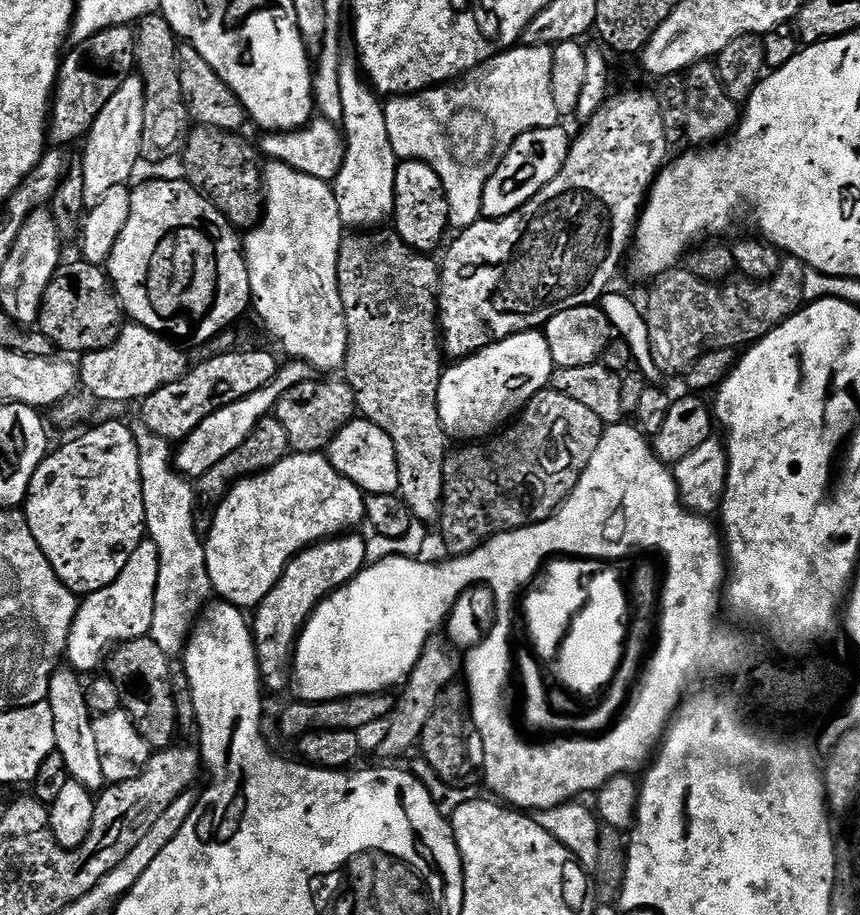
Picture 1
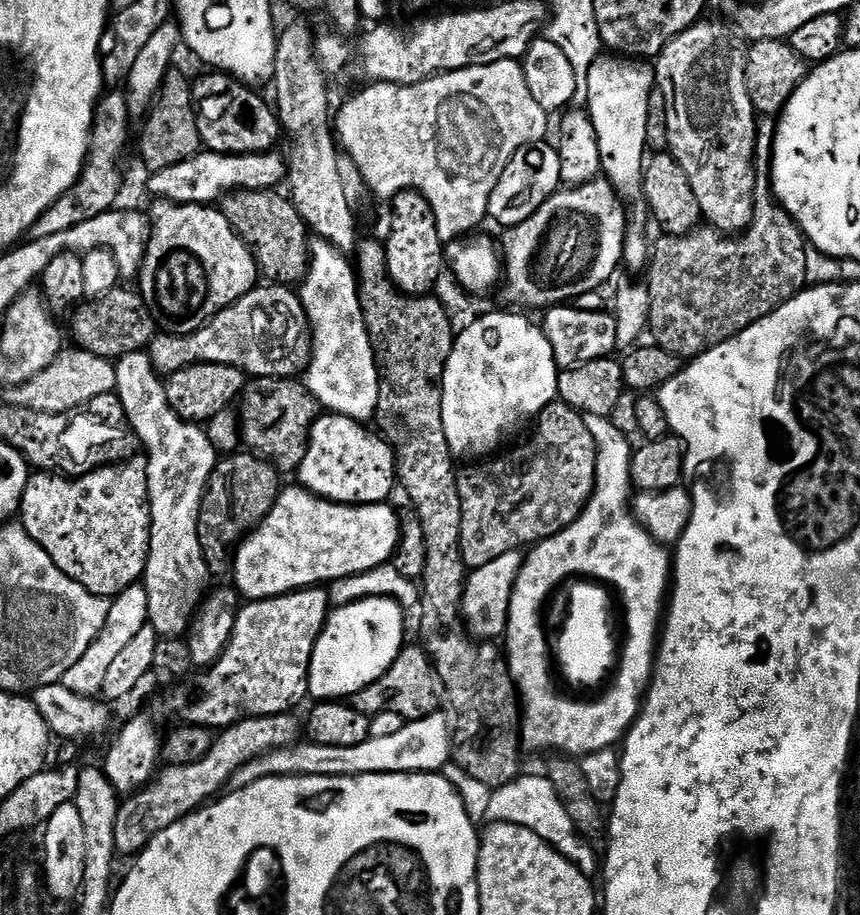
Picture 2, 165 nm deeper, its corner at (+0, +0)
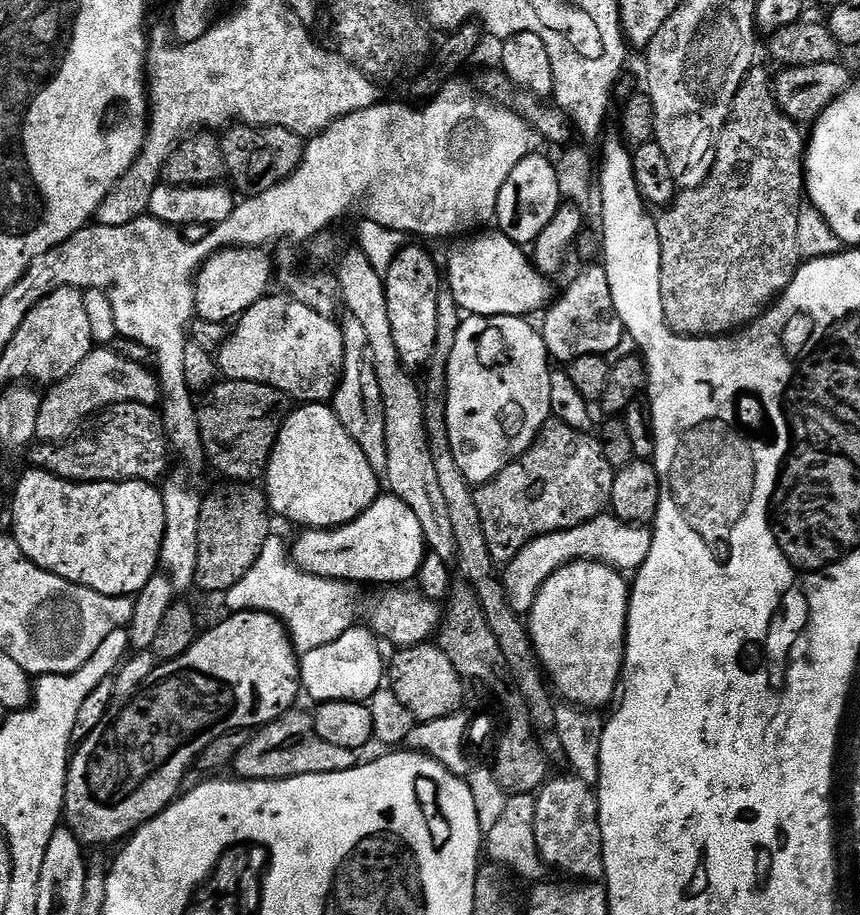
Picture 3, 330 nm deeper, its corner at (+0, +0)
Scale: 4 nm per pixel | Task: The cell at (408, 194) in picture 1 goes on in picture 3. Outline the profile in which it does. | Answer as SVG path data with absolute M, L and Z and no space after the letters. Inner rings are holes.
M410 244L400 248L387 275L383 277L384 289L386 290L386 306L390 306L390 326L394 330L394 344L398 346L398 358L409 370L417 370L416 368L424 370L432 360L438 338L438 318L442 315L442 308L440 308L442 272L441 269L440 272L436 269L436 260L426 249Z

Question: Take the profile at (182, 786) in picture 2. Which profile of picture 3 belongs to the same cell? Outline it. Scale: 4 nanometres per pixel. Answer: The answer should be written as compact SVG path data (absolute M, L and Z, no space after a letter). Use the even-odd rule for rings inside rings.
M293 710L285 712L274 722L263 725L243 746L235 763L235 775L242 780L289 780L302 774L338 774L342 770L350 770L358 763L358 753L354 750L346 750L346 746L334 746L323 738L318 738L318 730L314 730L312 717L306 711Z

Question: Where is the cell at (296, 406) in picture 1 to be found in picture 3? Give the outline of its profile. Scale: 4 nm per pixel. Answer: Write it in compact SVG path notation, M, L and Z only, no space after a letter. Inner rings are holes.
M224 380L217 383L204 398L204 405L202 403L199 405L198 415L200 437L207 463L212 463L222 475L228 476L224 478L232 482L256 482L259 476L261 479L268 467L268 459L272 457L272 448L276 445L278 434L282 430L284 421L288 418L289 397L279 392L277 388L271 388L258 382Z

